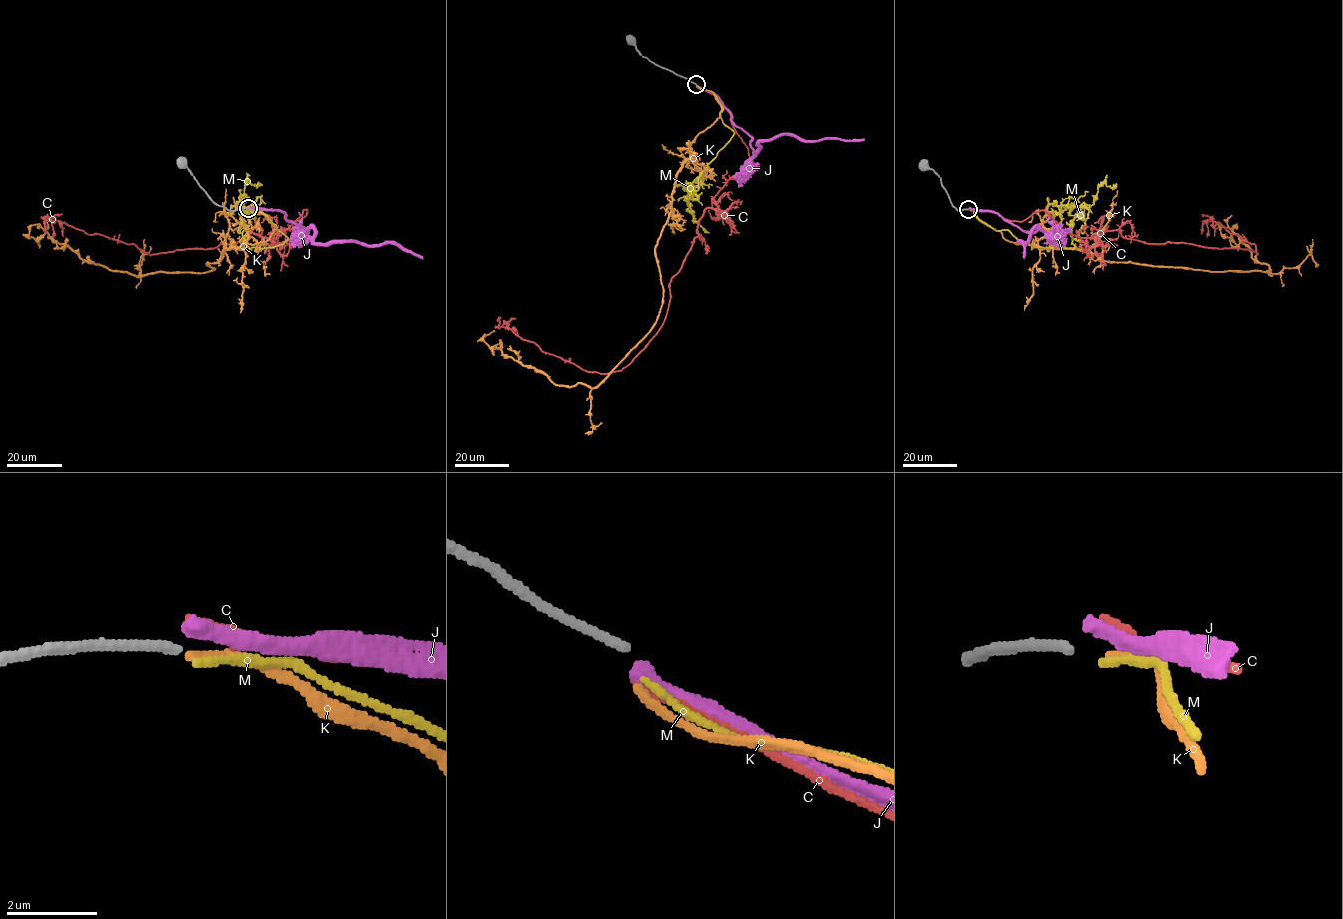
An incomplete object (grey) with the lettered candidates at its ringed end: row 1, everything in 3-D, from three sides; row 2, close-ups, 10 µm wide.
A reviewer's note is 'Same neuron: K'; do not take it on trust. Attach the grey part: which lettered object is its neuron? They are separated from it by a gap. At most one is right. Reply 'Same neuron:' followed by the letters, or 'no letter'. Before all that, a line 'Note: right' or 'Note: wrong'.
Note: right
Same neuron: K

